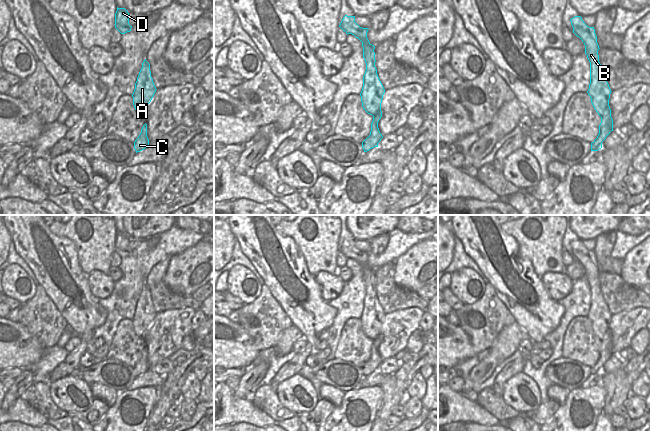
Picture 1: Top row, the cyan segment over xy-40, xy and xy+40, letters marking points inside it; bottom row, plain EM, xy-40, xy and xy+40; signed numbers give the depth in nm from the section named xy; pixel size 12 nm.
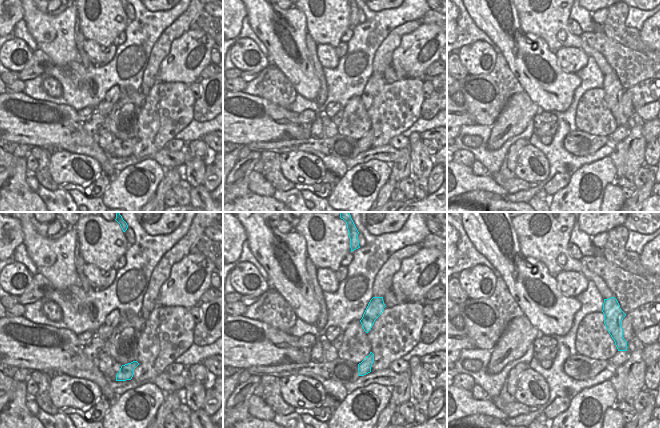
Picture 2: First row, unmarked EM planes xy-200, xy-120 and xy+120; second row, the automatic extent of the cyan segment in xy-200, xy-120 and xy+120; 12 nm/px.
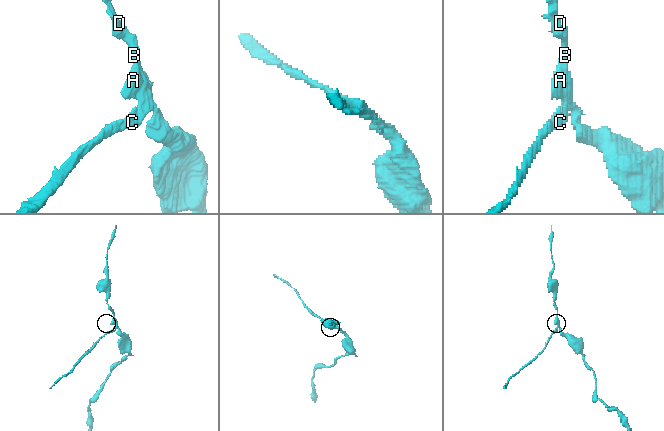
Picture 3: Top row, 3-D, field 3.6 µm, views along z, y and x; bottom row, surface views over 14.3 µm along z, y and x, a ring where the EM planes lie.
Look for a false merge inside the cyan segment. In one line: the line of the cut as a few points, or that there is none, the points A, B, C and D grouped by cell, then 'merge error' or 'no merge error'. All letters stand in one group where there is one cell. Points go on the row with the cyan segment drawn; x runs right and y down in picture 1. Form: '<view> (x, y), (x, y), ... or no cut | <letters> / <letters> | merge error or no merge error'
xy+40 (601, 121), (611, 130) | A B D / C | merge error

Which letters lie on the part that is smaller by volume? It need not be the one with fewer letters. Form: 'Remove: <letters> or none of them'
Remove: C

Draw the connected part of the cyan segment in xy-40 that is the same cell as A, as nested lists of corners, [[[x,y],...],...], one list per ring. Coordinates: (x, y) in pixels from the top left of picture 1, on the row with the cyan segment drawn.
[[[145,59],[132,94],[133,105],[137,112],[145,113],[145,108],[151,102],[156,90],[151,77],[150,64]]]

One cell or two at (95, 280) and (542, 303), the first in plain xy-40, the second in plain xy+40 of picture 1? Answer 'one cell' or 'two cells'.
two cells

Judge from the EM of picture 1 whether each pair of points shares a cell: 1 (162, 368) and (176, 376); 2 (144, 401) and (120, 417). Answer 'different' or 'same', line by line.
1: different
2: same

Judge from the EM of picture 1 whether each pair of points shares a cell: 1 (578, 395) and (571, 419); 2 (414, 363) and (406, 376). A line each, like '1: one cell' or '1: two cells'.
1: one cell
2: one cell

